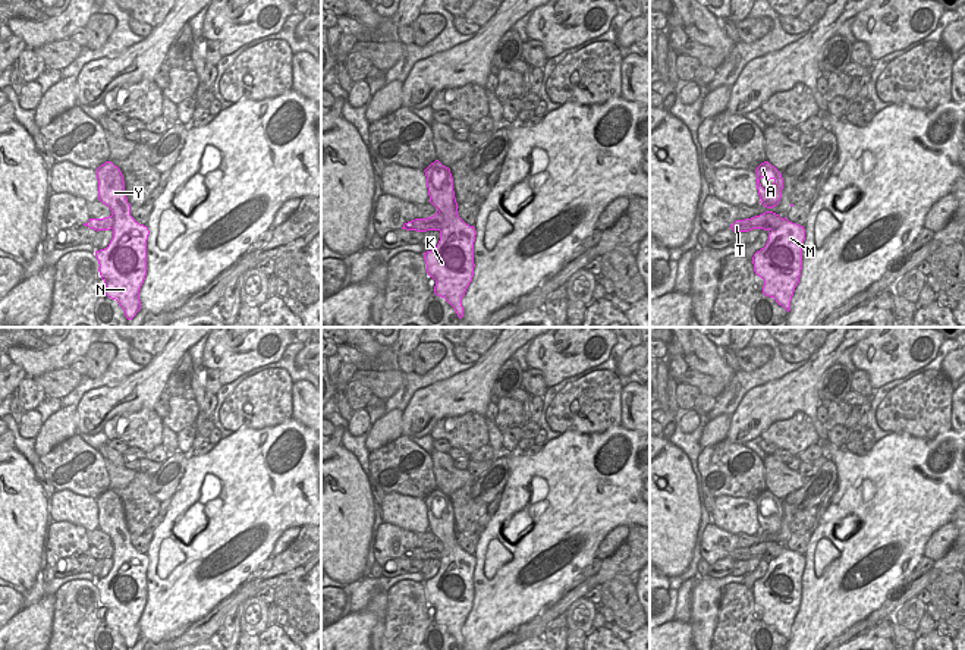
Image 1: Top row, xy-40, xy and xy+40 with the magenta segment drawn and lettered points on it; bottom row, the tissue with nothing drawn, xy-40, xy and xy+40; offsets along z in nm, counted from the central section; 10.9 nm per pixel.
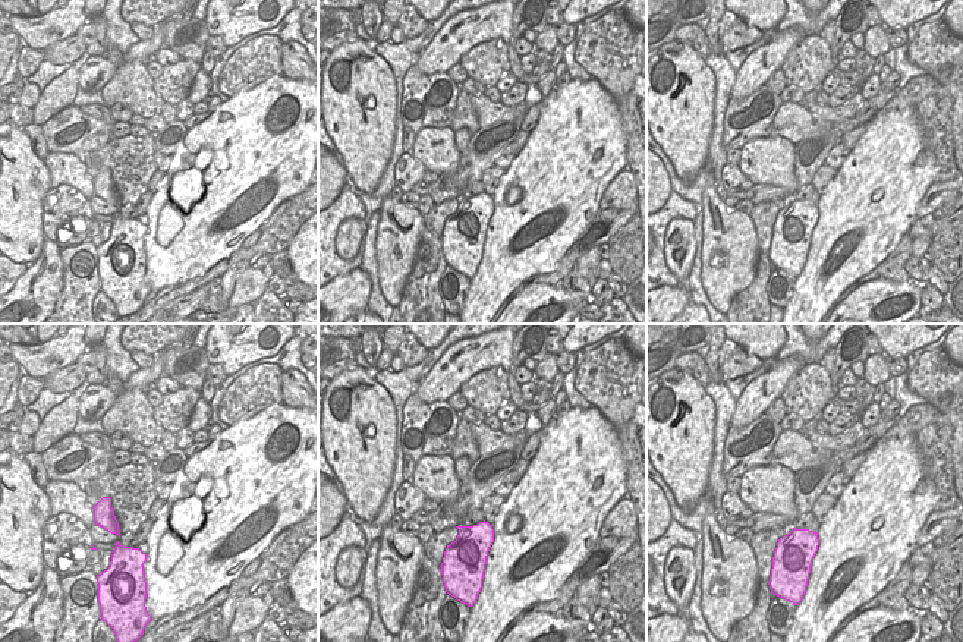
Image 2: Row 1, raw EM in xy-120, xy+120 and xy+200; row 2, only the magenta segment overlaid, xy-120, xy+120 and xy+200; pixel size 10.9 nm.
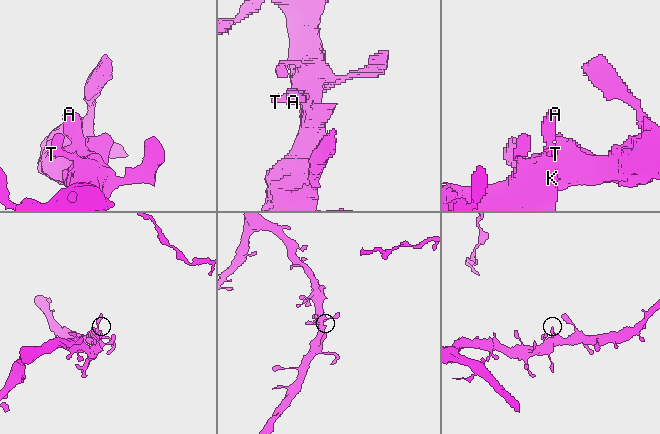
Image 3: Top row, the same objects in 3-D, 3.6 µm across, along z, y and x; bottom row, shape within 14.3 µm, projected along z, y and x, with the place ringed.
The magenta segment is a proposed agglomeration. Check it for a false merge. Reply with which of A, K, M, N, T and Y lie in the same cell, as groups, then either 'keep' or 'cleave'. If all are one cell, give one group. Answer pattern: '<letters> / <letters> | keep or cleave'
A K M N T Y | keep

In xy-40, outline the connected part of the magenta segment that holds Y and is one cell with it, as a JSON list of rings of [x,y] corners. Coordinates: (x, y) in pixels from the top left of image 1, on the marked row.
[[[106,161],[95,172],[98,179],[98,200],[111,210],[111,214],[104,219],[89,219],[84,226],[97,232],[113,230],[109,247],[95,251],[100,264],[98,271],[106,285],[104,293],[116,299],[123,308],[126,318],[132,320],[141,310],[139,291],[147,276],[147,239],[150,230],[131,216],[131,204],[126,198],[125,180],[120,169],[111,161]]]

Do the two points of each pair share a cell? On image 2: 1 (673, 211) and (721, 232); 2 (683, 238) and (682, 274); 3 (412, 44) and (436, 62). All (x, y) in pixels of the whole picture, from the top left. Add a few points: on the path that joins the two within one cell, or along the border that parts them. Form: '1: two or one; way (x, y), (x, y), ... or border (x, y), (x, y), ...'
1: two; border (702, 213), (701, 258)
2: one; way (683, 246), (686, 254), (682, 266)
3: two; border (444, 24), (415, 59)

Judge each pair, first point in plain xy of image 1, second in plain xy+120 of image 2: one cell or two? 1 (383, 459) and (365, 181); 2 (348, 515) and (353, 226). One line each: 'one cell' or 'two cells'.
1: one cell
2: two cells

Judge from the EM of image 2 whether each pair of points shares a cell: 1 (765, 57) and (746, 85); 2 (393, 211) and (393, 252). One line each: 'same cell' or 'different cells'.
1: same cell
2: same cell

